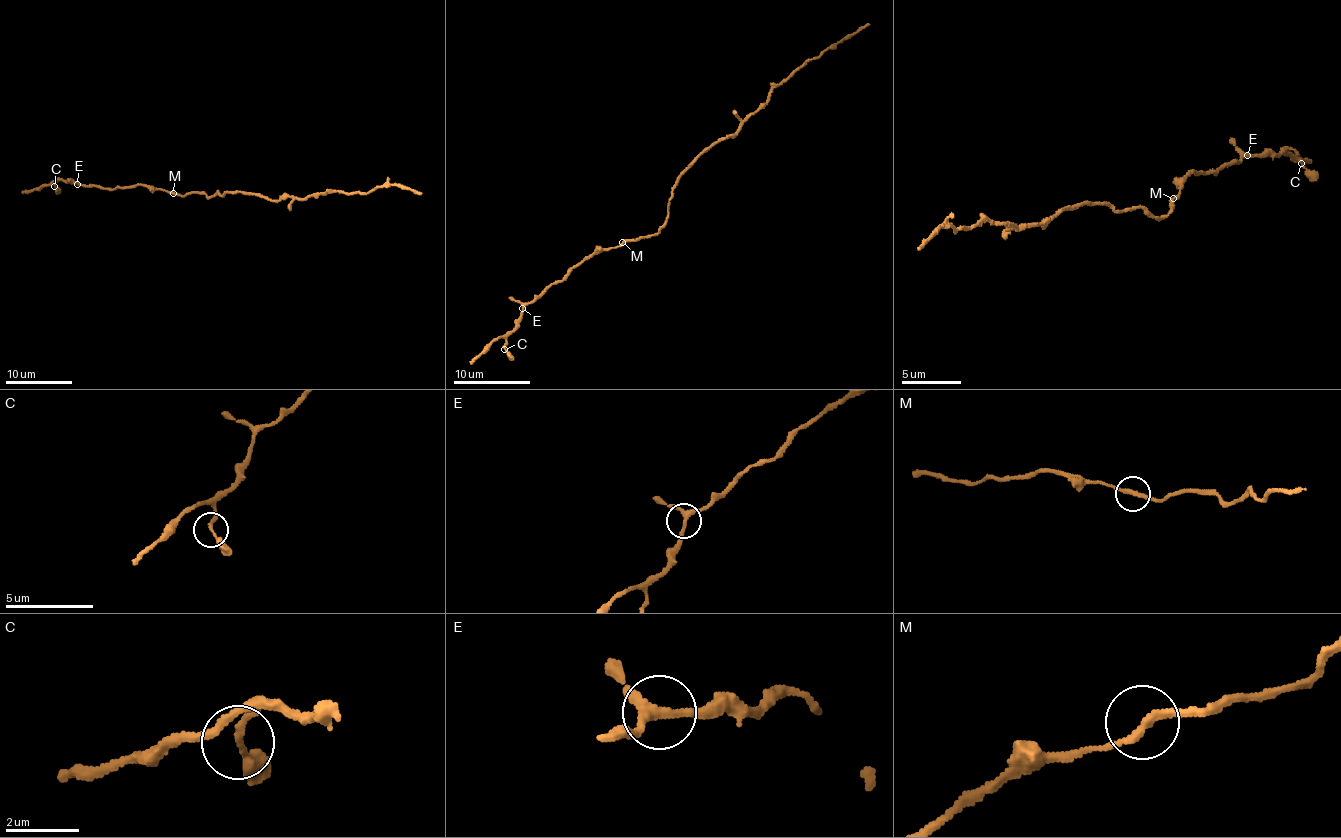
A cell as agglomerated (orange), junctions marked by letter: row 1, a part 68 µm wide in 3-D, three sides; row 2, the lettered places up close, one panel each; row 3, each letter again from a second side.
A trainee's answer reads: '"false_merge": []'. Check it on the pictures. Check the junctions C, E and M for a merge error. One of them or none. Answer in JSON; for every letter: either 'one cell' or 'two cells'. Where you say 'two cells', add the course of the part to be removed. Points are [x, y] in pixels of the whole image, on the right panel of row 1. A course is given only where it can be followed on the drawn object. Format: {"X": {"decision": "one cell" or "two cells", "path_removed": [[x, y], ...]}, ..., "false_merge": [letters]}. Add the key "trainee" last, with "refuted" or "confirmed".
{"C": {"decision": "one cell"}, "E": {"decision": "one cell"}, "M": {"decision": "two cells", "path_removed": [[1172, 198], [1158, 219], [1094, 203], [1018, 230], [986, 220], [957, 231], [944, 225], [919, 250]]}, "false_merge": ["M"], "trainee": "refuted"}

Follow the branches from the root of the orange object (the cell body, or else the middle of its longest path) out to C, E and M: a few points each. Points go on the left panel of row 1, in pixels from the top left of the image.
C: (219, 195), (217, 191), (209, 197), (200, 192), (178, 195), (135, 184), (110, 189), (59, 179), (55, 186)
E: (219, 195), (217, 191), (209, 197), (200, 192), (178, 195), (135, 184), (110, 189), (76, 184)
M: (219, 195), (217, 191), (209, 197), (200, 192), (172, 194)

